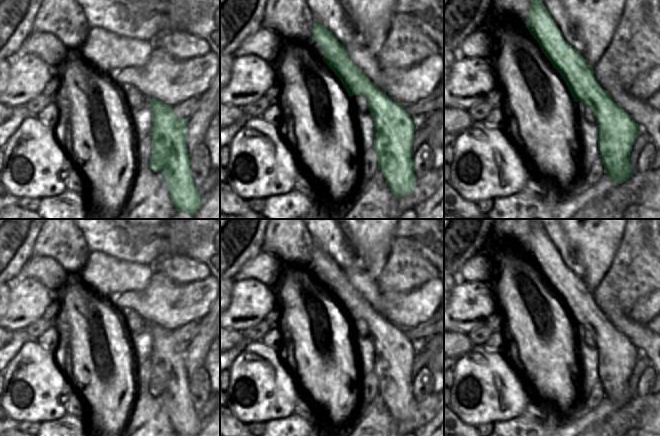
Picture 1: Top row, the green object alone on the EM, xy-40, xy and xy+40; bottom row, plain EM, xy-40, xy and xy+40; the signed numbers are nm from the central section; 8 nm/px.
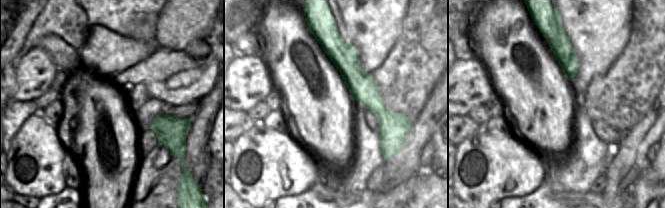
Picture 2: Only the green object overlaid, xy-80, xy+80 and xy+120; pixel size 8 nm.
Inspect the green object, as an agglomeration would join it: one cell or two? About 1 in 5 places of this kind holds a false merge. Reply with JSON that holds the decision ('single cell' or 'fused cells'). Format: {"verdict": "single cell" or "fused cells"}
{"verdict": "single cell"}

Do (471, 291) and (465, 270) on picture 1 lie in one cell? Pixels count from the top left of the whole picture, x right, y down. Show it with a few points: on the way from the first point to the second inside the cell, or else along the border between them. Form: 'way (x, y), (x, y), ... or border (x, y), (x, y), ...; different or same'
border (464, 280), (484, 280), (486, 282); different

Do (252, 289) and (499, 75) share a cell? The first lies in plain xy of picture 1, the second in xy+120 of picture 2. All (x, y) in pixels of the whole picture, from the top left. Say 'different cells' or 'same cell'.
different cells

